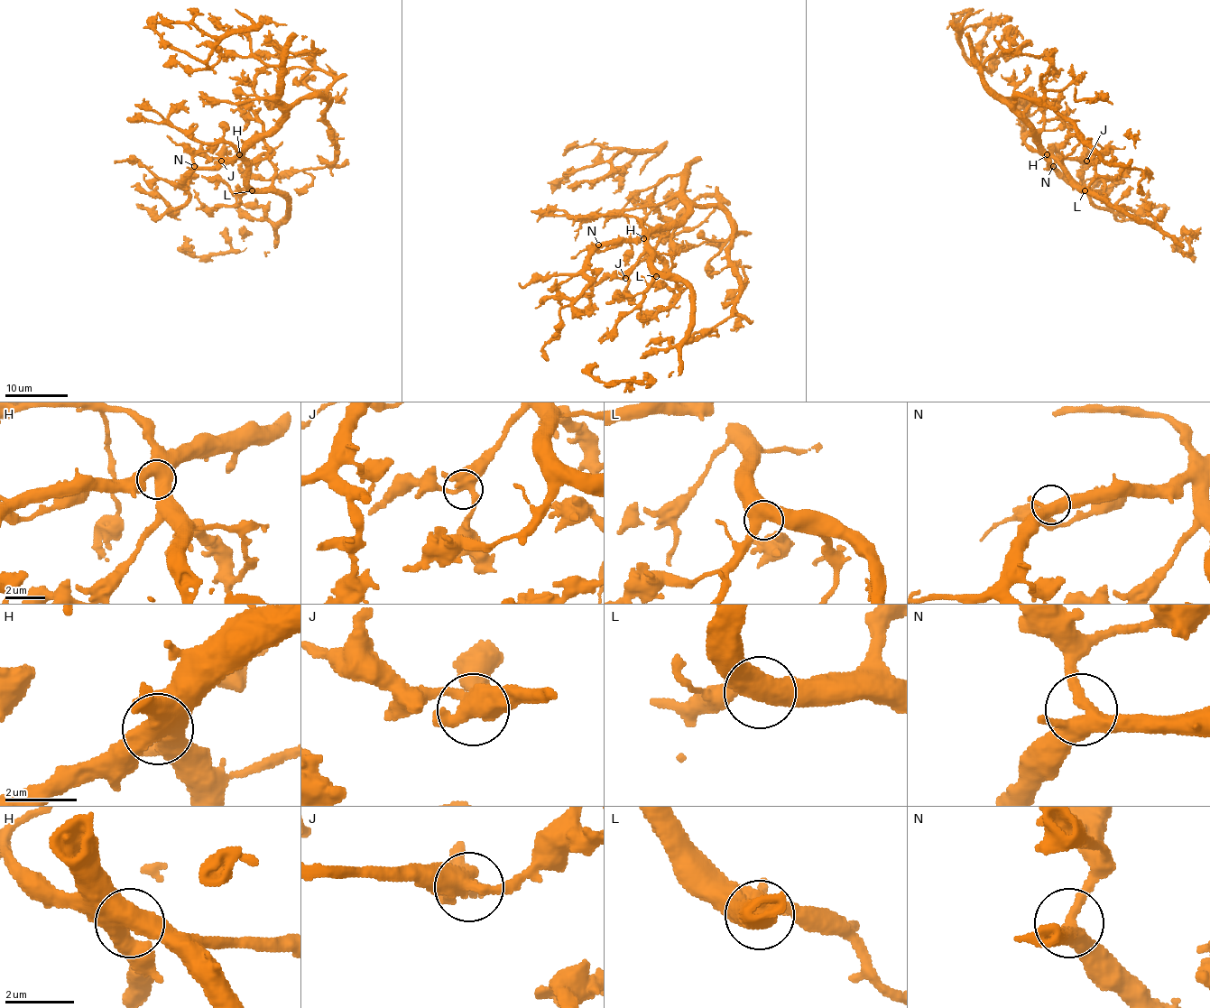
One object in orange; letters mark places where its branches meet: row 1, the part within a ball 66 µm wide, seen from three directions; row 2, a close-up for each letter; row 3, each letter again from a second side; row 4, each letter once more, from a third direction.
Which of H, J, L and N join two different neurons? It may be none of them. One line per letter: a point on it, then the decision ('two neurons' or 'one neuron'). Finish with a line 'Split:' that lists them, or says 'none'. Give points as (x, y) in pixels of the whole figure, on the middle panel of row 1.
H: at (643, 238); one neuron
J: at (625, 278); one neuron
L: at (656, 276); one neuron
N: at (598, 245); one neuron
Split: none

